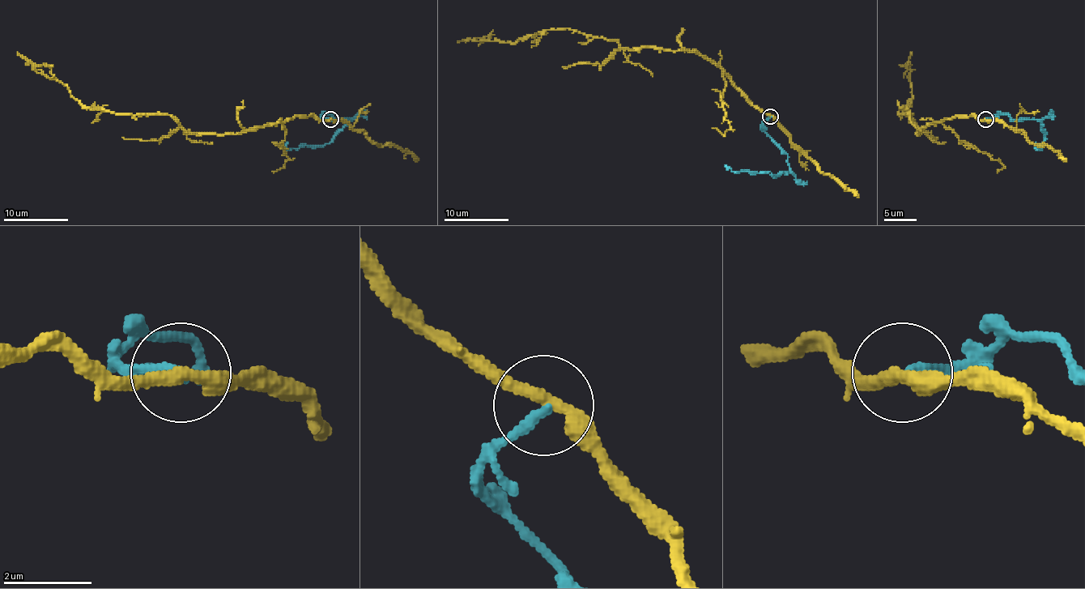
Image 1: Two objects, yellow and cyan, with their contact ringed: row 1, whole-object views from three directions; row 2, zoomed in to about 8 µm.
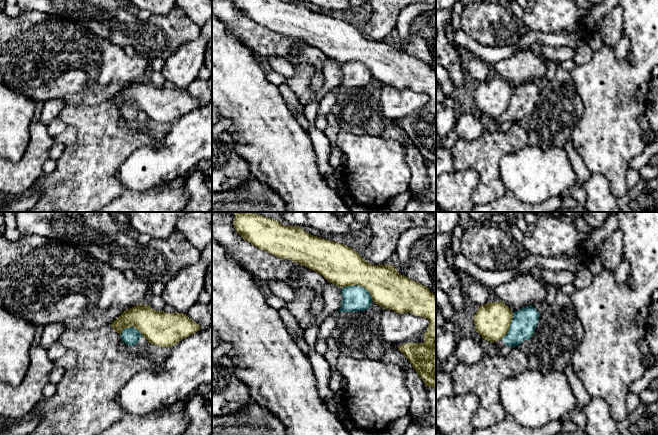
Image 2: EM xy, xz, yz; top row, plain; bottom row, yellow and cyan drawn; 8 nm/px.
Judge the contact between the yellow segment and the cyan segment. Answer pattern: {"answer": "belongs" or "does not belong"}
{"answer": "does not belong"}

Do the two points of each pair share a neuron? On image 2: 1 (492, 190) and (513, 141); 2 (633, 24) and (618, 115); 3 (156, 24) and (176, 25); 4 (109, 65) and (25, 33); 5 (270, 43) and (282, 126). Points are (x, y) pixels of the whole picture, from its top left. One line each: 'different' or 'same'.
1: same
2: same
3: same
4: same
5: different

